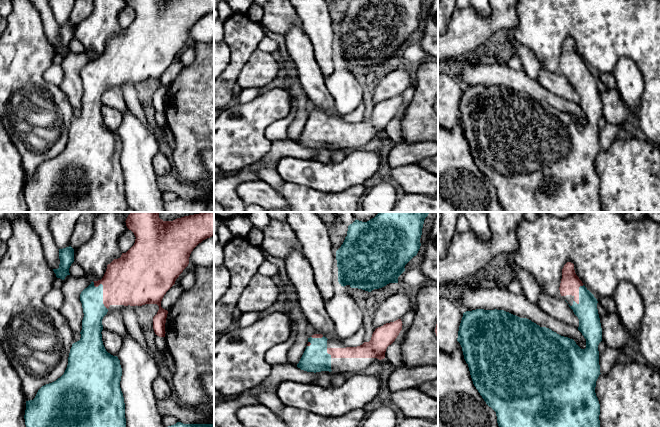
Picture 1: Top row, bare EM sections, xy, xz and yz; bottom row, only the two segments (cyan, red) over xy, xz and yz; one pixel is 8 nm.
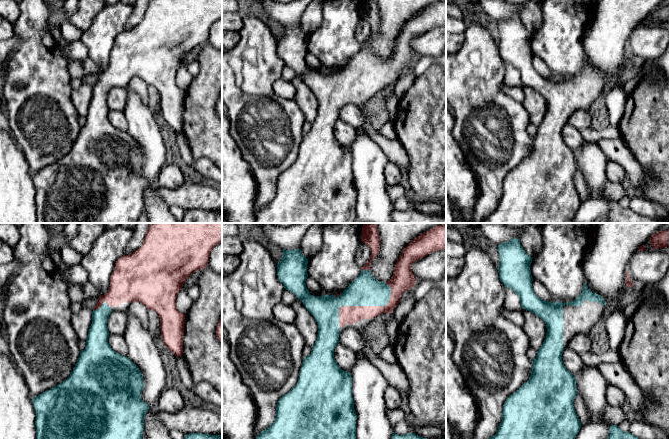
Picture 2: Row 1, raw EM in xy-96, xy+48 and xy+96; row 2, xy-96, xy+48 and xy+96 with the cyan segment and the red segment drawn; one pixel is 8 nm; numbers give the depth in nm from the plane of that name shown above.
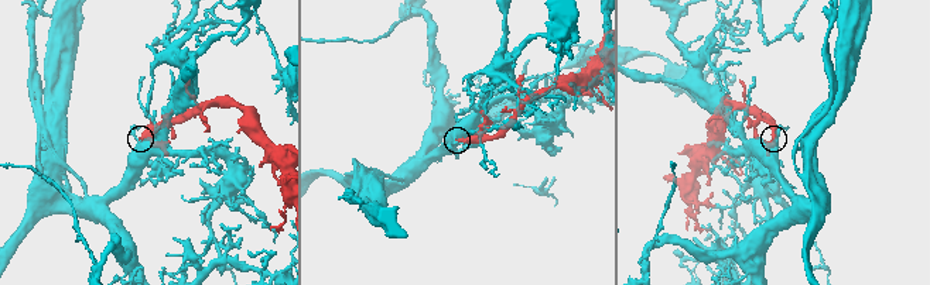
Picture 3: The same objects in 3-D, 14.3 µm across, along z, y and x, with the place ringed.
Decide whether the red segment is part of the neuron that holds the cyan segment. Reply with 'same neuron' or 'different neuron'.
same neuron

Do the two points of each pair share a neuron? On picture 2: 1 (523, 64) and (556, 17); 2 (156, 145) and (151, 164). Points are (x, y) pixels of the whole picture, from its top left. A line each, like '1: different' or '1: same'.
1: different
2: same

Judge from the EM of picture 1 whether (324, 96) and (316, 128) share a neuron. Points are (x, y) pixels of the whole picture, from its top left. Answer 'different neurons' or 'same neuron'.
different neurons

